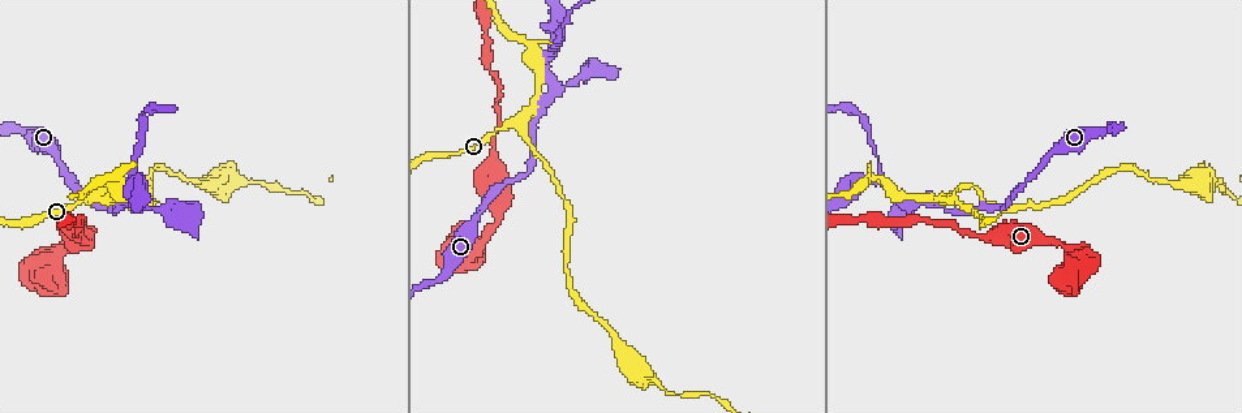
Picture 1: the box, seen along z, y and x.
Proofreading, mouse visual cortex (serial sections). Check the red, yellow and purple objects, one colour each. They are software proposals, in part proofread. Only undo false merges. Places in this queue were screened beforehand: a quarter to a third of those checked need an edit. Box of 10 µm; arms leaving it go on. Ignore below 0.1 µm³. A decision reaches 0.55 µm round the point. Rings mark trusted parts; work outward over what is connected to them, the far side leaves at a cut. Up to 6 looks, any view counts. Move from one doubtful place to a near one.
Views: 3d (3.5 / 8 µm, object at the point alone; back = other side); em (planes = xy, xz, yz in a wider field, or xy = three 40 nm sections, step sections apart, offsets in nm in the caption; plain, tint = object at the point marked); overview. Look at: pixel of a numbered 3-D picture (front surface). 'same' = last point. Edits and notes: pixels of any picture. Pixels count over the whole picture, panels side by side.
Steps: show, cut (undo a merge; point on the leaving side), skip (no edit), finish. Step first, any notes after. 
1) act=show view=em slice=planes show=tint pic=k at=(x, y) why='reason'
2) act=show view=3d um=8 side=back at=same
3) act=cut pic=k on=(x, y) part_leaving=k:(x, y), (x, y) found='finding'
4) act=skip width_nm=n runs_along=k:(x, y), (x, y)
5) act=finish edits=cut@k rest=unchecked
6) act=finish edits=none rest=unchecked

act=show view=3d um=3.5 pic=1 at=(52, 261) why='sharp bend'

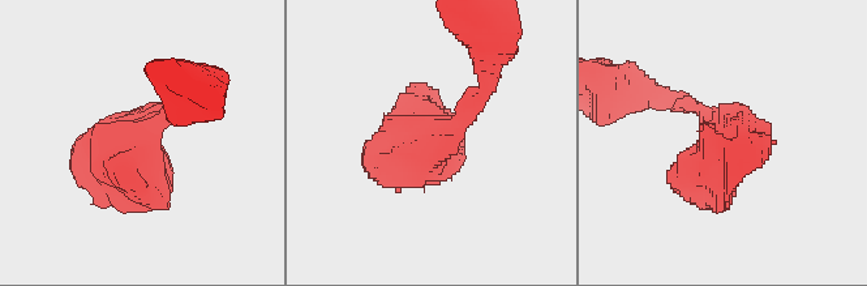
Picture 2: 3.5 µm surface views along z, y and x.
act=show view=em slice=xy step=2 show=tint pic=2 at=(429, 139) why='shape alone is not enough'

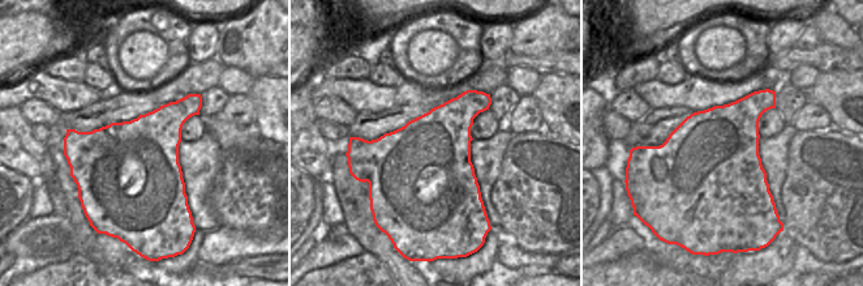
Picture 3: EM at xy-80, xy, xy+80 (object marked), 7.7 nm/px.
act=skip width_nm=800 runs_along=2:(192, 101), (120, 169), (147, 184) found='one cell here'

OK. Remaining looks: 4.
act=show view=3d um=3.5 pic=1 at=(952, 198) why='sharp bend'

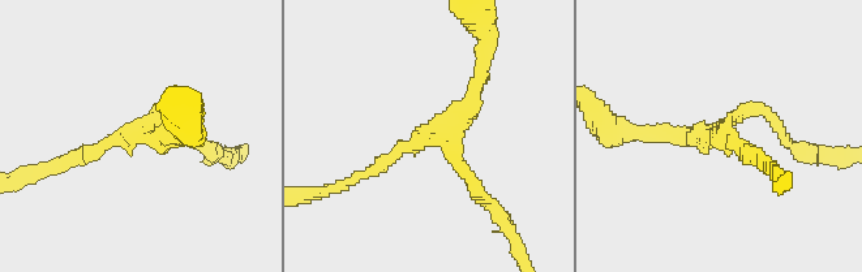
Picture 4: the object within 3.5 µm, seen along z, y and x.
act=show view=em slice=planes show=tint pic=4 at=(136, 134) why='need the tissue'

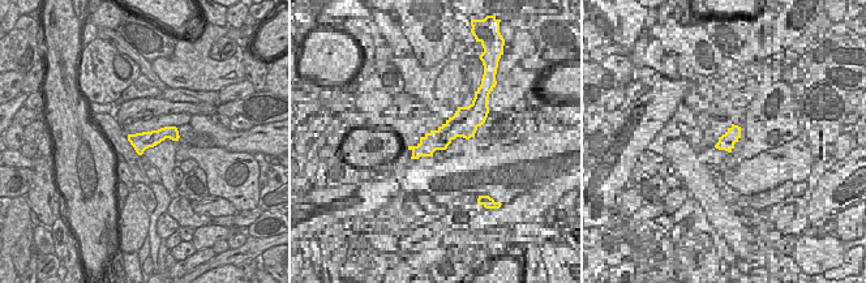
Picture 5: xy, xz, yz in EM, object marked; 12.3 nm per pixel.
act=skip found='continuous, no second cell'

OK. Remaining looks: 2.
act=show view=3d um=3.5 pic=1 at=(875, 179)

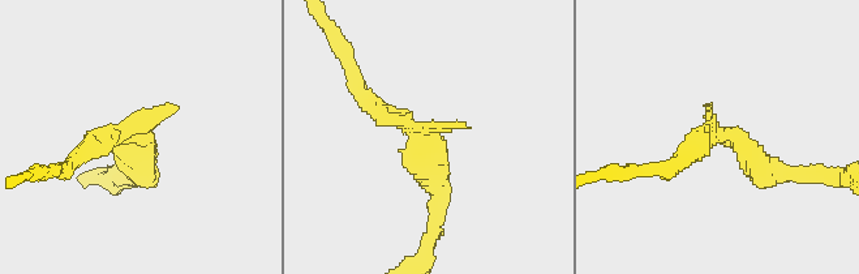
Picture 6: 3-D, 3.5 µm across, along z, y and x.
act=show view=em slice=planes show=tint pic=6 at=(128, 133) why='need the tissue'

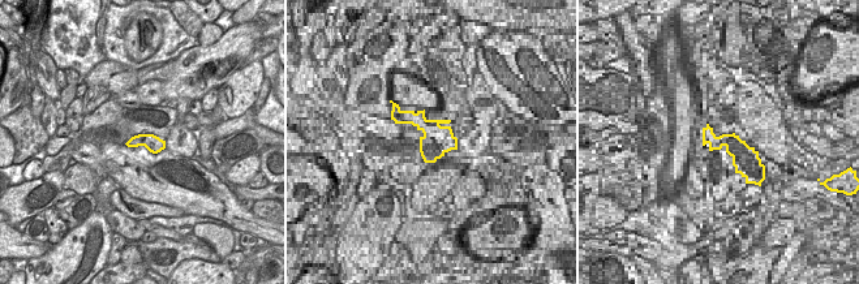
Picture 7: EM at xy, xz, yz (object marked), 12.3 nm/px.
act=skip width_nm=200 runs_along=6:(436, 201), (420, 133), (360, 88) found='continuous, no second cell'

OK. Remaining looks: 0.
act=finish edits=none rest=unchecked

